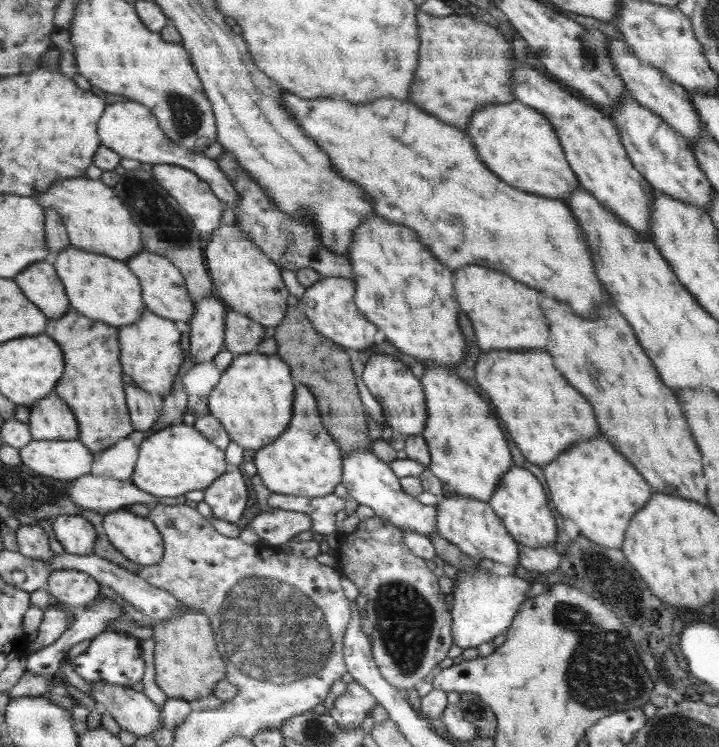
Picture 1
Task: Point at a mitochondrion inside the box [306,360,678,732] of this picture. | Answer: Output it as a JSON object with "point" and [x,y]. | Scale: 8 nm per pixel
{"point":[602,674]}

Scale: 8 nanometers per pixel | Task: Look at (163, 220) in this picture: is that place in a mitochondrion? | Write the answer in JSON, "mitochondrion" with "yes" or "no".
{"mitochondrion":"yes"}

